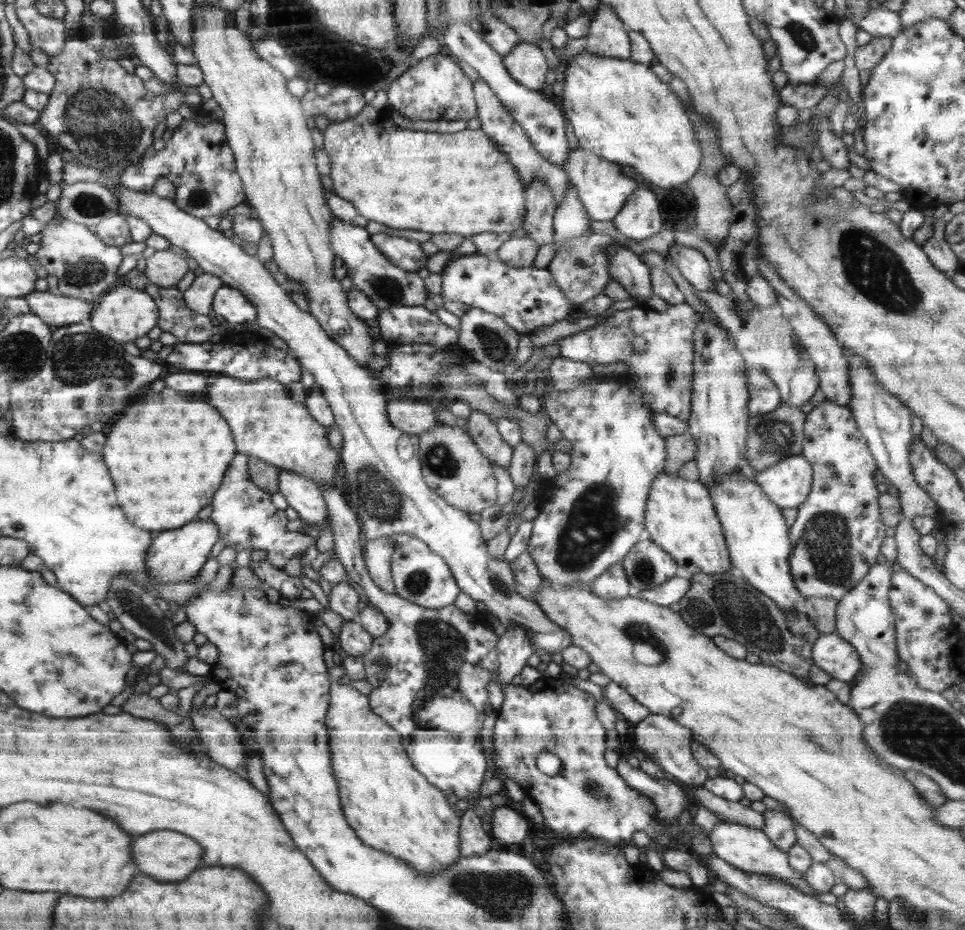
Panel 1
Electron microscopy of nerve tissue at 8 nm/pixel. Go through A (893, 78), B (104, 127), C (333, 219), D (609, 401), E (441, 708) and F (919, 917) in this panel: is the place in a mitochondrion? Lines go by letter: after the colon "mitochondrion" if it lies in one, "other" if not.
A: other
B: mitochondrion
C: other
D: other
E: mitochondrion
F: mitochondrion

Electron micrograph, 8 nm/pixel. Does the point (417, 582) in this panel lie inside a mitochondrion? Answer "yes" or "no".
yes

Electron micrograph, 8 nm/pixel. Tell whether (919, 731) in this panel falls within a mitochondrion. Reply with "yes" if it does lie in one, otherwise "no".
yes

